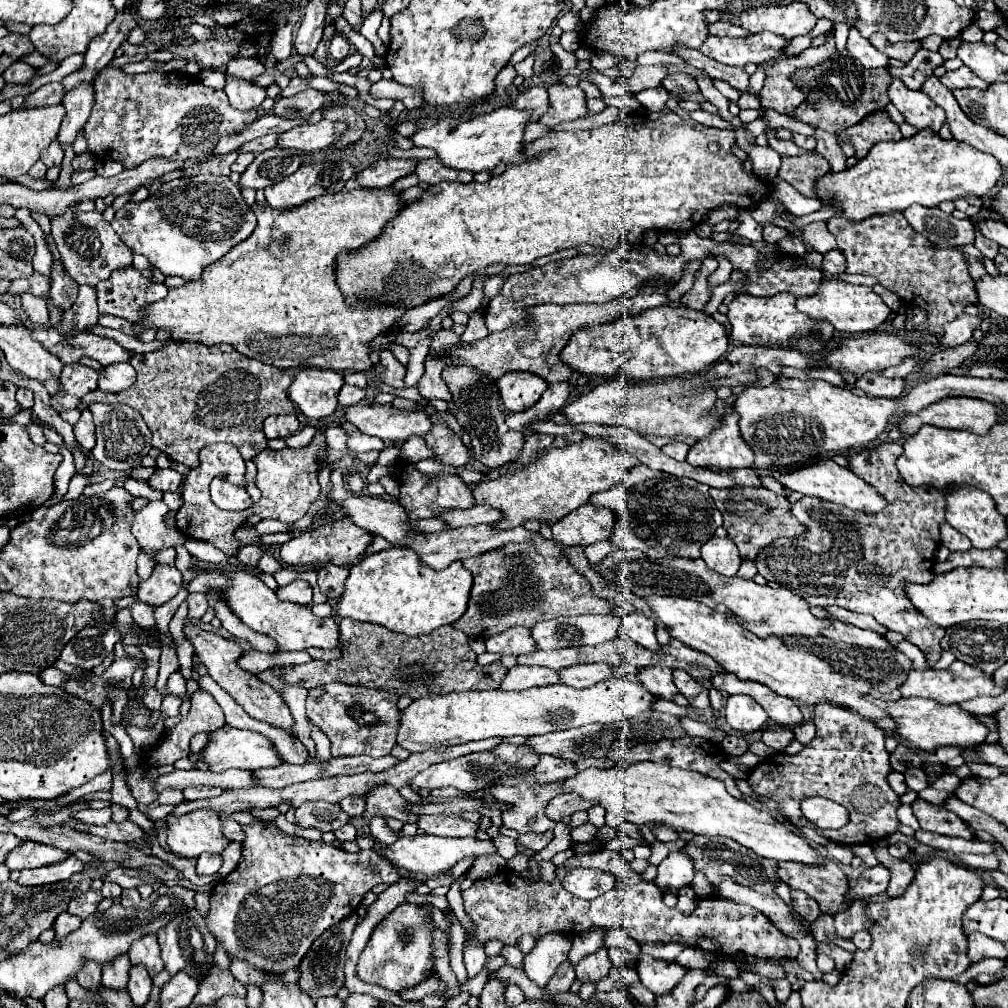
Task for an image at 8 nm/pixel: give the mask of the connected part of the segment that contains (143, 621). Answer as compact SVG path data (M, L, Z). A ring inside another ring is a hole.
M132 603L130 605L130 613L132 613L134 623L138 623L144 629L152 629L152 625L156 625L156 621L154 621L154 609L150 605Z

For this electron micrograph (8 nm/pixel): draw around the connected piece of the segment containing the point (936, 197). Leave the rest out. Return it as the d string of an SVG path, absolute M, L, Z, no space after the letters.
M924 129L908 139L876 143L854 167L820 177L816 191L820 201L826 201L830 195L836 197L836 205L844 209L844 217L860 221L876 213L904 211L912 203L936 207L956 197L984 197L1000 177L1002 167L992 155L984 155L958 139L942 139L932 129Z

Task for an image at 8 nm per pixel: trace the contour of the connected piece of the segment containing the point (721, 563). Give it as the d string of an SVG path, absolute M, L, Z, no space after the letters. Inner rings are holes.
M712 537L710 541L706 541L702 545L702 559L710 569L714 569L724 577L734 577L742 563L736 545L728 537L724 539Z

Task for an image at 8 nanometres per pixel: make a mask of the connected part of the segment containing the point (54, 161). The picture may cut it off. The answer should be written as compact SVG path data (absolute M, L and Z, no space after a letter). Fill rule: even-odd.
M56 141L42 153L42 163L46 167L54 167L54 165L60 165L62 163L62 157L64 157L64 151L60 149L60 145L56 145Z

